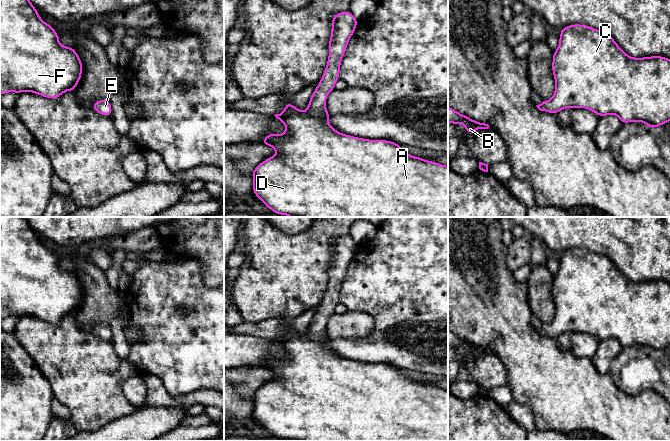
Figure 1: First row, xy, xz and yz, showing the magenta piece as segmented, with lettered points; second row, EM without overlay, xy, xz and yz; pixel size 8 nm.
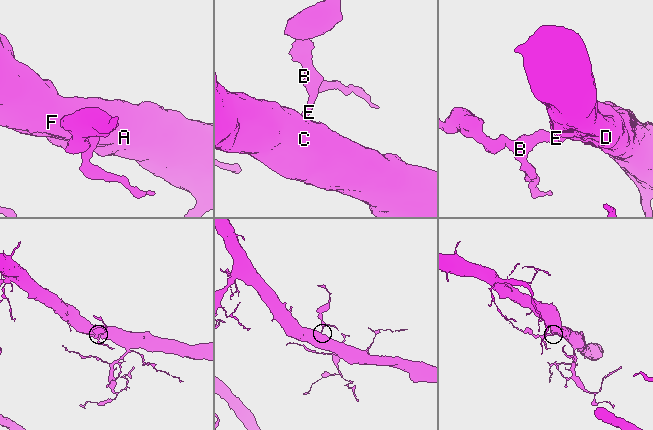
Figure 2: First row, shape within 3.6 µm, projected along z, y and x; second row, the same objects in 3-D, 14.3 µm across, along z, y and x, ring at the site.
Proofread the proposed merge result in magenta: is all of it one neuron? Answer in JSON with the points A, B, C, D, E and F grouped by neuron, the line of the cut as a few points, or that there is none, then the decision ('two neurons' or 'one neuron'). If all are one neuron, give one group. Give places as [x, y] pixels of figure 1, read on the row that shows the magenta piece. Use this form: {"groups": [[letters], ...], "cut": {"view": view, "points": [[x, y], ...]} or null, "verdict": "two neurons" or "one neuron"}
{"groups": [["A", "B", "C", "D", "E", "F"]], "cut": null, "verdict": "one neuron"}

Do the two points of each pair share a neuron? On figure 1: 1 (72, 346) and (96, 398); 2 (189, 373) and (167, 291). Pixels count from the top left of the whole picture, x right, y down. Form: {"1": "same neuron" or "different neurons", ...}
{"1": "same neuron", "2": "same neuron"}

